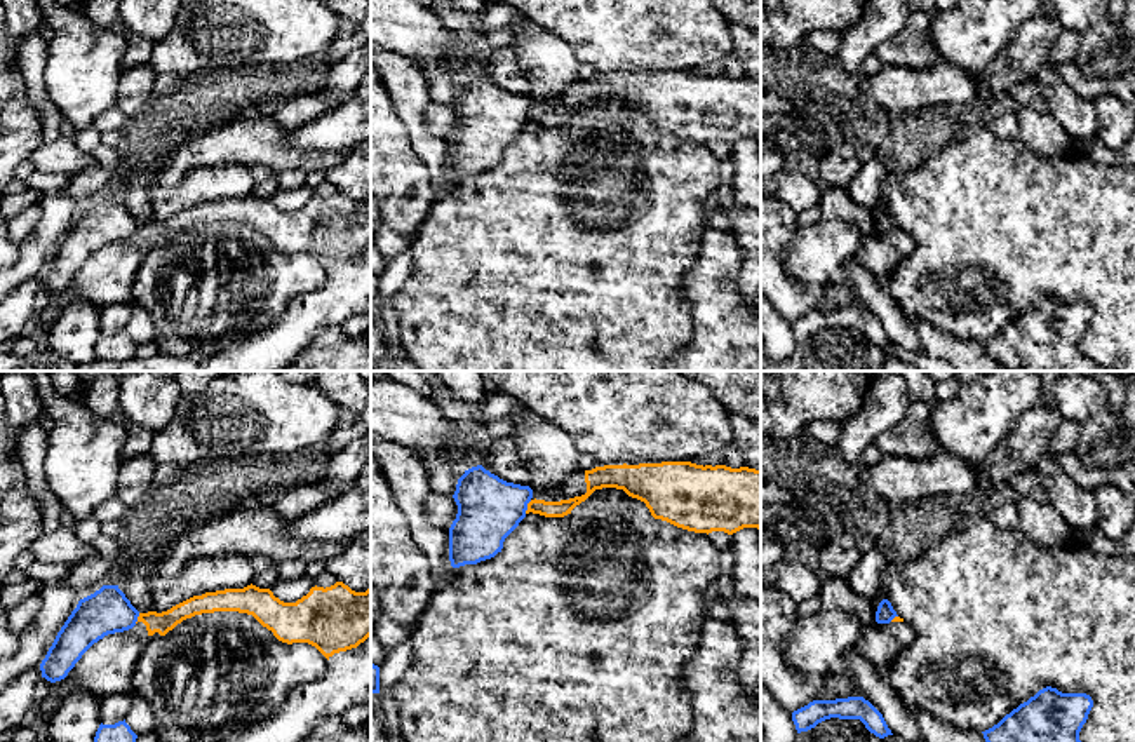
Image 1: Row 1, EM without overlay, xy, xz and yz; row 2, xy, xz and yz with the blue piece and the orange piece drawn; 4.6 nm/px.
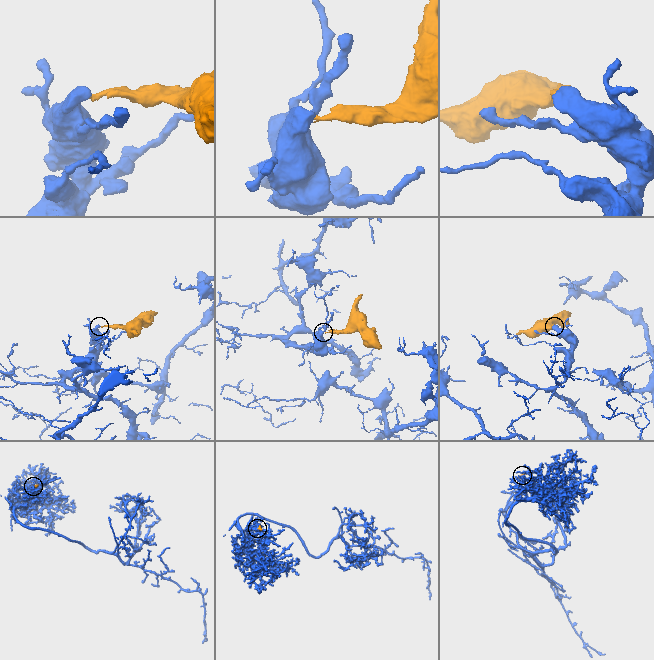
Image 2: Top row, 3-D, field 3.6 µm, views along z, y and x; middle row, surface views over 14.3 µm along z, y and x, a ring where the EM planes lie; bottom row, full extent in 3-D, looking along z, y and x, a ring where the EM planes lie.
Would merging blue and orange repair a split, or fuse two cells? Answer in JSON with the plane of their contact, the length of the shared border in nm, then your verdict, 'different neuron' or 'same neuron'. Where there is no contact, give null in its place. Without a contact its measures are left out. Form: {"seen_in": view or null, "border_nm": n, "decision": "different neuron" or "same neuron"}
{"seen_in": "xz", "border_nm": 70, "decision": "different neuron"}

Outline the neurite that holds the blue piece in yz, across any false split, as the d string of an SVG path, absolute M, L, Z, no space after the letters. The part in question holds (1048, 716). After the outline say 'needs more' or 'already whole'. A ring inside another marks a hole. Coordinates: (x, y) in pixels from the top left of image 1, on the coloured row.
M1046 686L982 733L985 742L1081 742L1079 732L1091 707L1093 700L1086 693L1062 693Z; already whole

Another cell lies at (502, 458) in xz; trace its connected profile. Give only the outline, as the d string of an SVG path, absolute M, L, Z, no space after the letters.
M514 435L494 439L482 455L480 465L500 479L520 486L529 486L531 474L520 460L519 446Z

